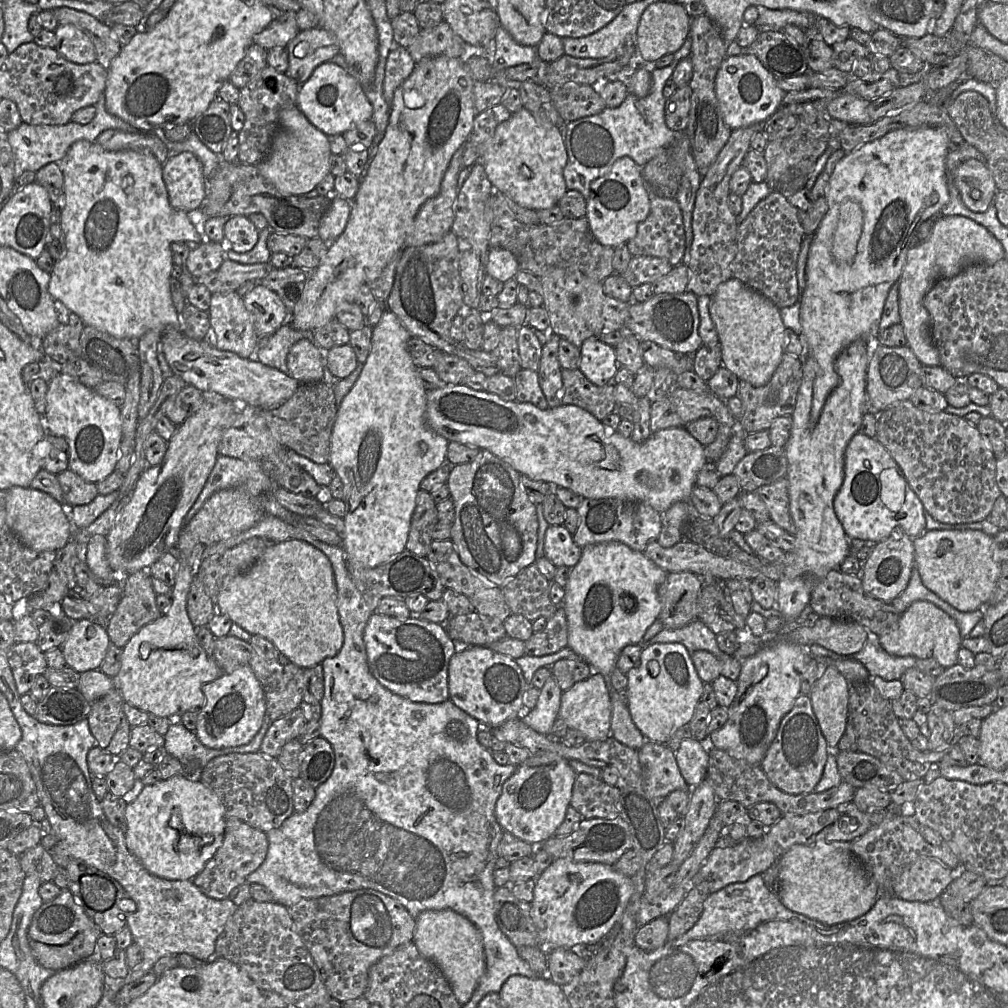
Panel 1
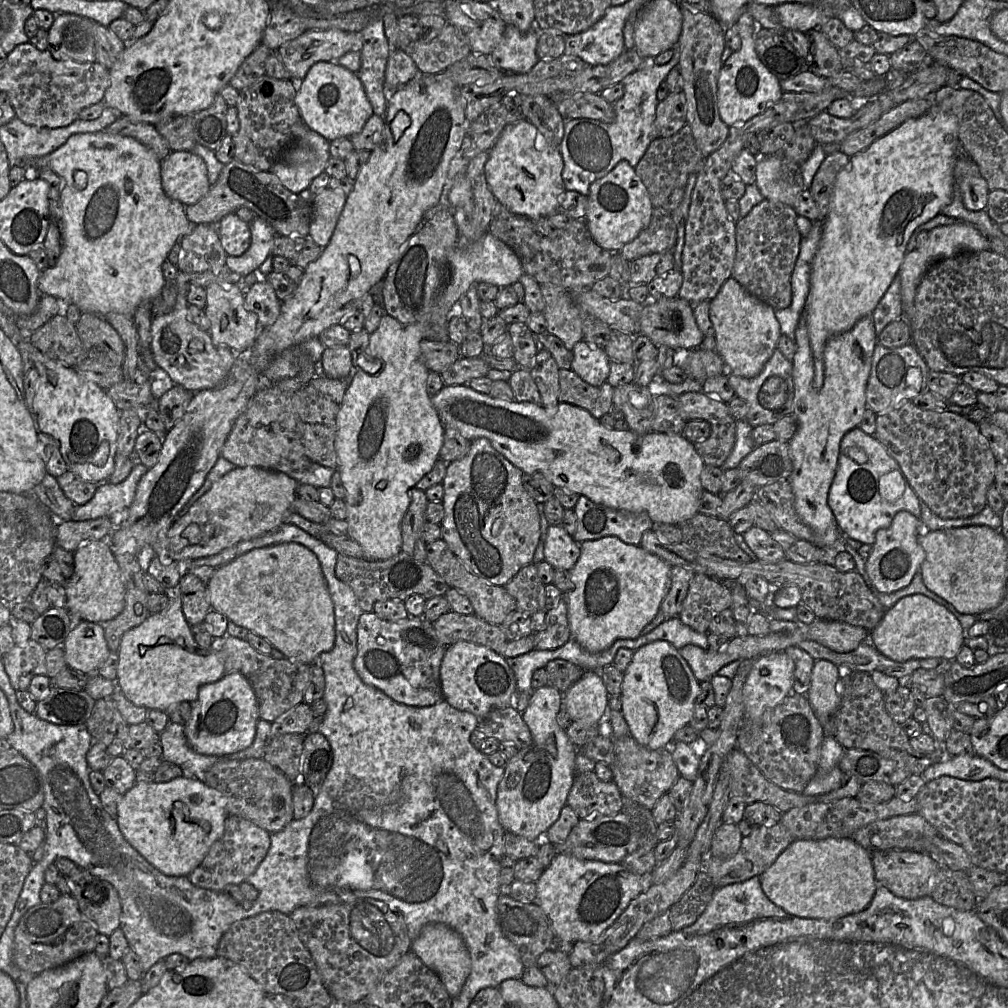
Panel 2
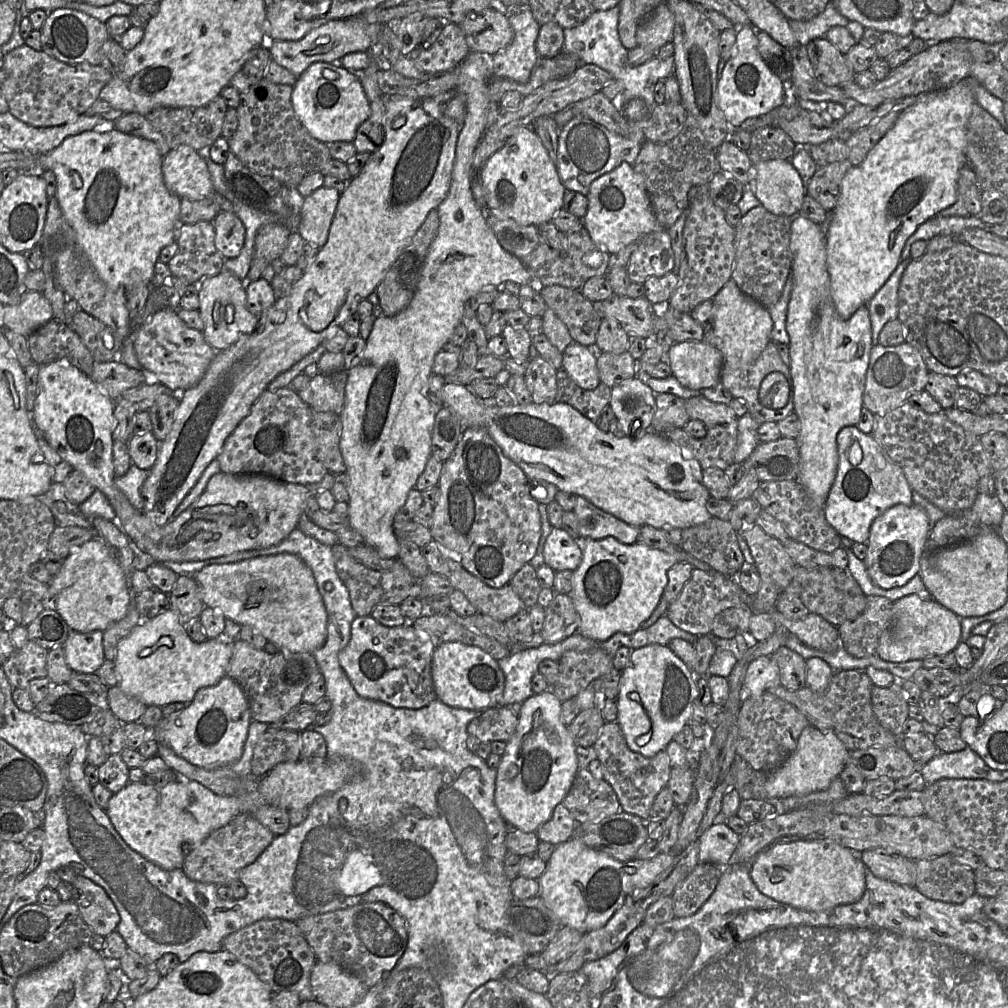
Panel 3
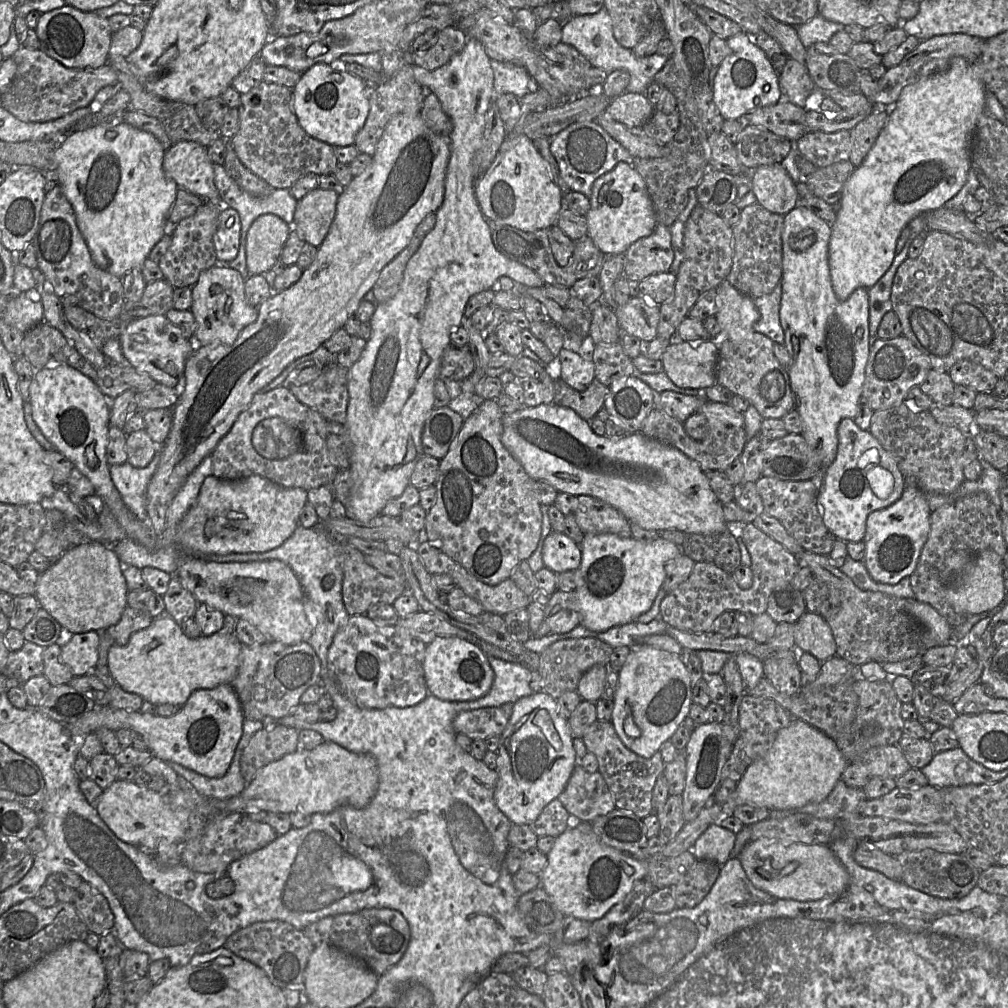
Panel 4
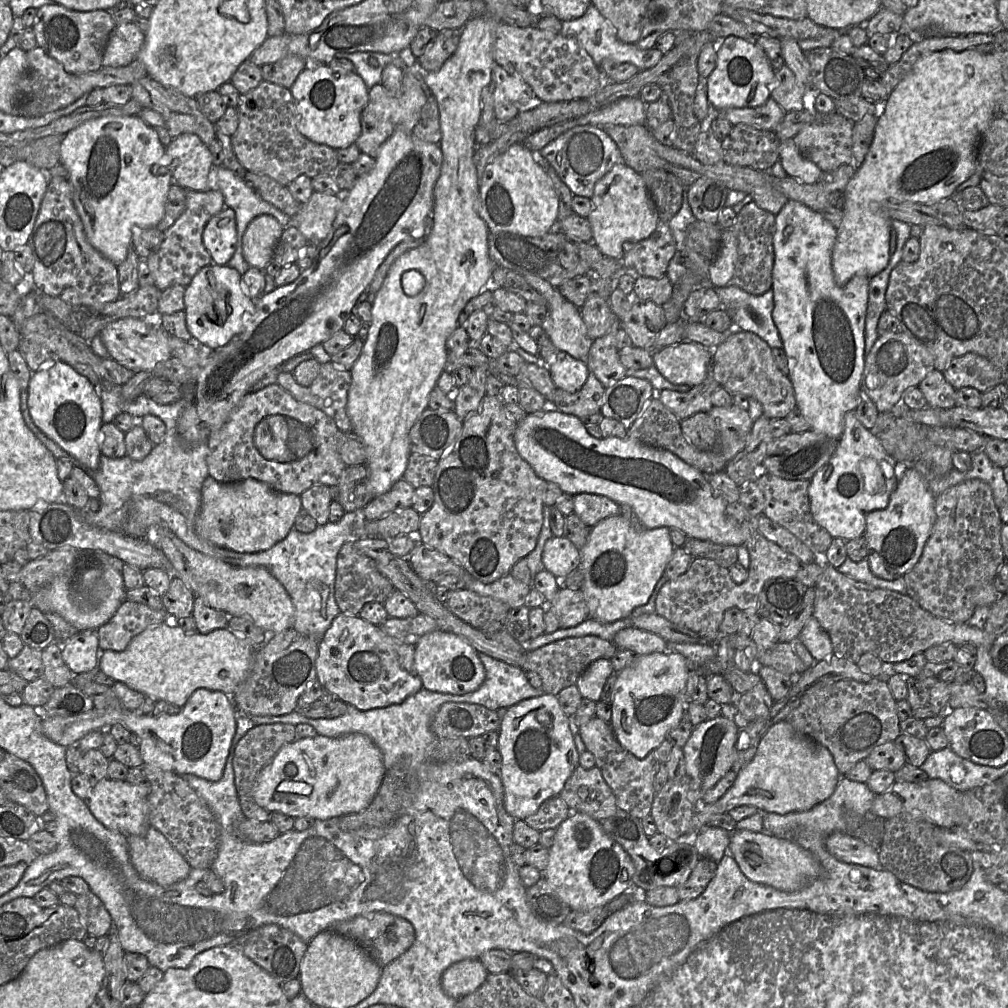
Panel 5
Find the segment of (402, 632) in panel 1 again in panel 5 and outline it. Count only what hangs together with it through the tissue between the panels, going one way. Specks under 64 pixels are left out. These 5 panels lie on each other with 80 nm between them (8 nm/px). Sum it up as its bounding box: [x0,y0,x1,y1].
[316,613,423,710]

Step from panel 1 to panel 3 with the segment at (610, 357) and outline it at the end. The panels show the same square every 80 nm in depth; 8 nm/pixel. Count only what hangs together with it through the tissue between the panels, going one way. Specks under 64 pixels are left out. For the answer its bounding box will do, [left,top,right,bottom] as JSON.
[562,341,601,390]

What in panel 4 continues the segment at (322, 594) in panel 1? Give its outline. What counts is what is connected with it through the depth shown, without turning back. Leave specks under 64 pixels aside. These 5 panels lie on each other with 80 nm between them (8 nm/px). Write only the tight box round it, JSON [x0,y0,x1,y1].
[174,557,310,645]

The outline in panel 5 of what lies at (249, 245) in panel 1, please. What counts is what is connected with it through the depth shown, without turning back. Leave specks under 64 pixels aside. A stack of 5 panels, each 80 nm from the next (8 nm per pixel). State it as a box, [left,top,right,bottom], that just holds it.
[202,207,237,265]

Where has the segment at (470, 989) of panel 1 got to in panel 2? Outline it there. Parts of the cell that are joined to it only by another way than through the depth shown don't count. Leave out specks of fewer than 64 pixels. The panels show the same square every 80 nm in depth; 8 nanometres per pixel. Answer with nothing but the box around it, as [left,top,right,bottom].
[411,924,471,998]

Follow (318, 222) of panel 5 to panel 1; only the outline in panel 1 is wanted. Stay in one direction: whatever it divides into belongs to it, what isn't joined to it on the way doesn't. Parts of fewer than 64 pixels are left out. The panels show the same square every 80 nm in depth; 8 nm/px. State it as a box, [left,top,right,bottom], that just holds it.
[318,195,351,243]

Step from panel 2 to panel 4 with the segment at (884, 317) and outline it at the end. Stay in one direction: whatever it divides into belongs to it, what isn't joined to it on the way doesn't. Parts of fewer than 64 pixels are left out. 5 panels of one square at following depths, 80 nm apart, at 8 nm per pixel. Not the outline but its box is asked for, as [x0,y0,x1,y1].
[867,241,911,348]

